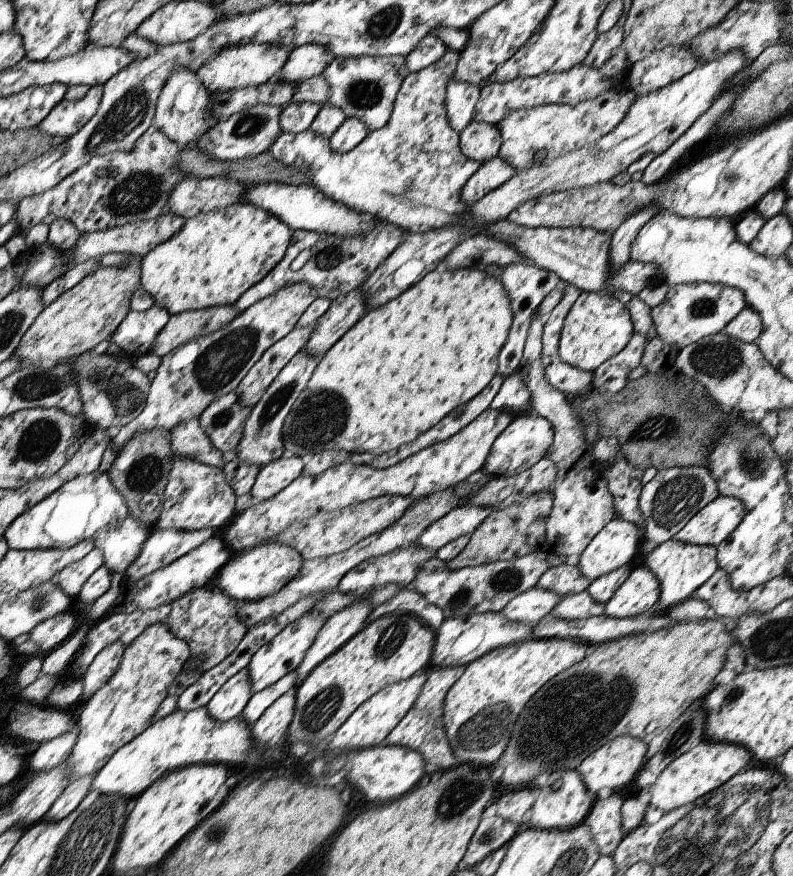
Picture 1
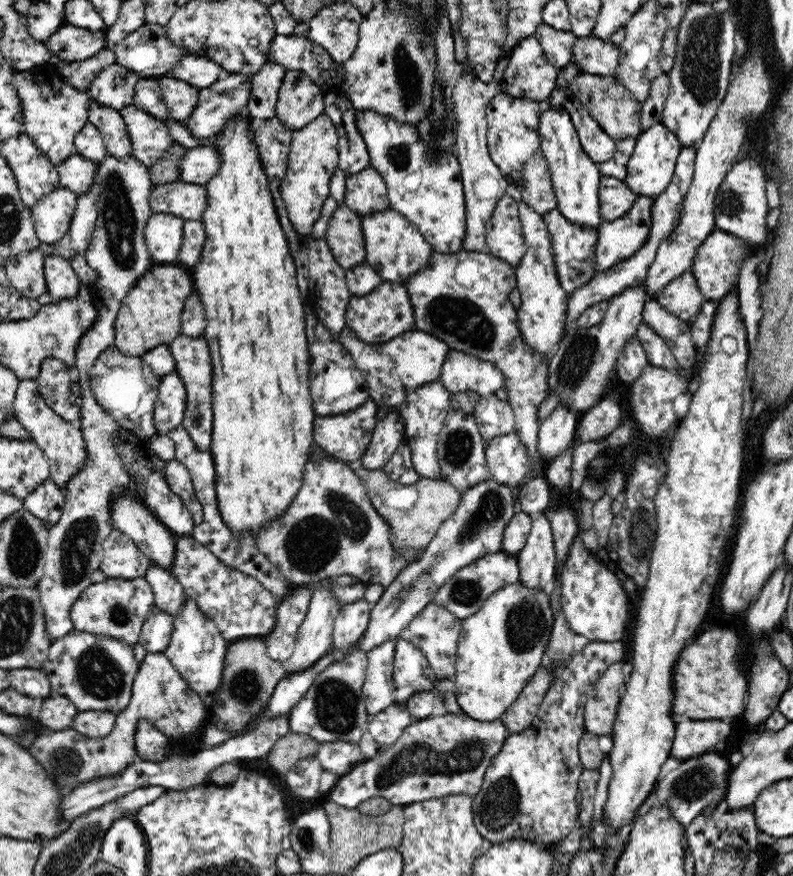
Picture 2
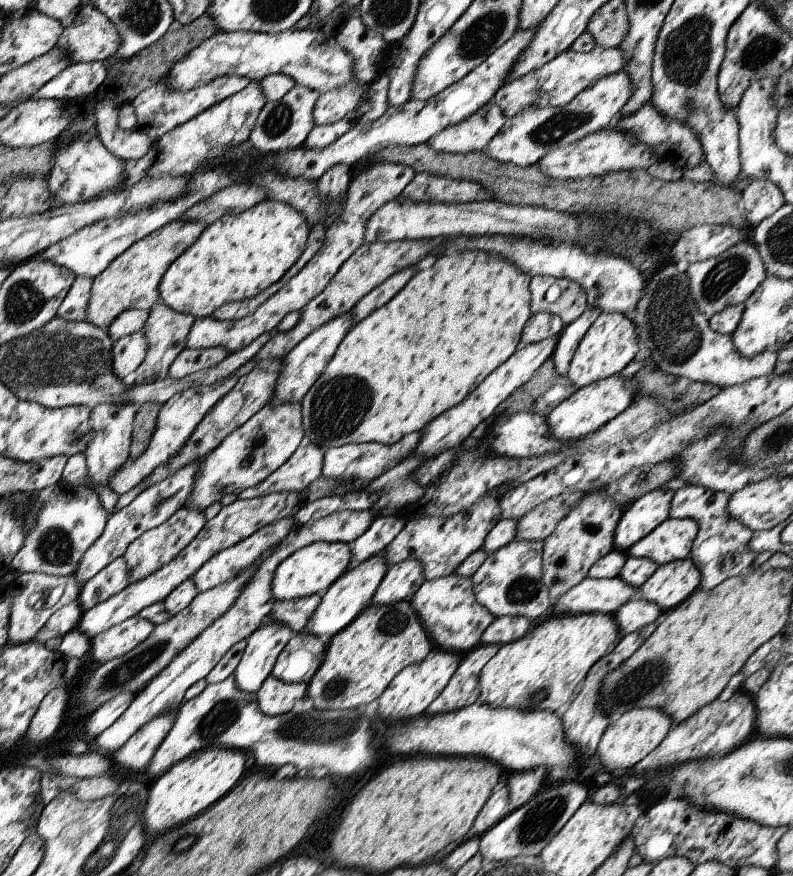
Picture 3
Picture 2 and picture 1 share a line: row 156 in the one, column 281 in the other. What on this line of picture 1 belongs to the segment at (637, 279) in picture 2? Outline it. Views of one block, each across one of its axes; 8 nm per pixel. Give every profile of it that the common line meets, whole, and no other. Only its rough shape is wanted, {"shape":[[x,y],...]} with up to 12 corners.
{"shape":[[297,672],[252,694],[242,717],[251,726],[280,696],[297,686]]}

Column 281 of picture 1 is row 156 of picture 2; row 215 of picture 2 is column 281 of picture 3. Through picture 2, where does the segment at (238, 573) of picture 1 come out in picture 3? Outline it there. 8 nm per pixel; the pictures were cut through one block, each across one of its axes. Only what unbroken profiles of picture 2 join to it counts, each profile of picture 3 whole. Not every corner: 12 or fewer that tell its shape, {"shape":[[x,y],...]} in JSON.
{"shape":[[313,542],[278,564],[272,596],[323,593],[348,570],[348,542]]}

